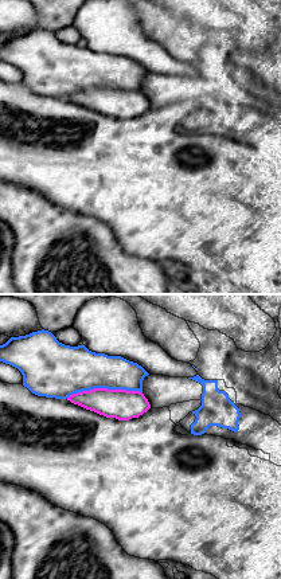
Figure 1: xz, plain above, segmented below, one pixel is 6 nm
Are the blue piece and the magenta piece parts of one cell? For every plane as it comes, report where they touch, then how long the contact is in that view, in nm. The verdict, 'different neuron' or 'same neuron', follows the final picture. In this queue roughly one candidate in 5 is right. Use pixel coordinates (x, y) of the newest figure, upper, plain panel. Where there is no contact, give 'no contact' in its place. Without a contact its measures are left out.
contact (104, 86); length 460 nm

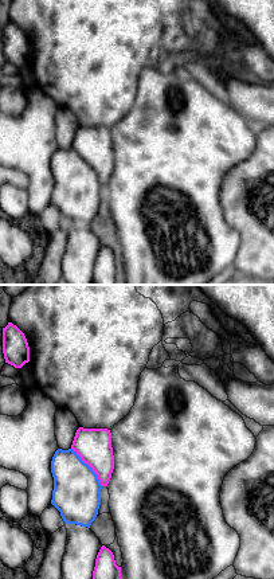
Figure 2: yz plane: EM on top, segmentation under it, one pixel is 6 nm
contact (89, 165); length 300 nm

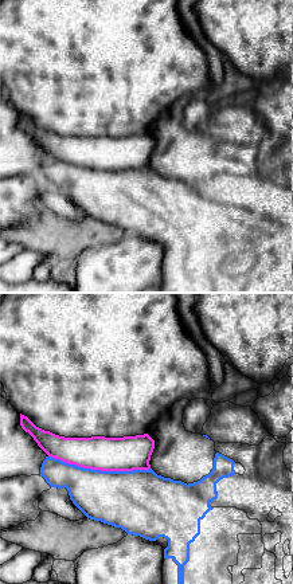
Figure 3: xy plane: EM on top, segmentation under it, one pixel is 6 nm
contact (100, 169); length 600 nm

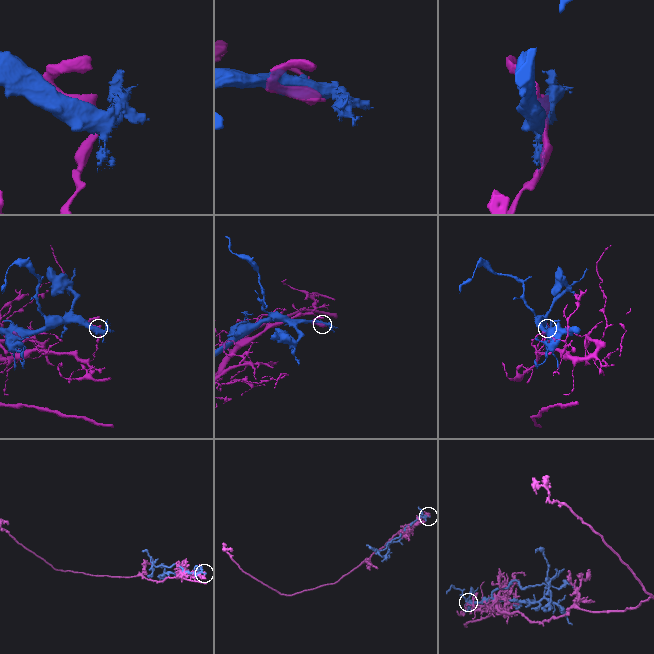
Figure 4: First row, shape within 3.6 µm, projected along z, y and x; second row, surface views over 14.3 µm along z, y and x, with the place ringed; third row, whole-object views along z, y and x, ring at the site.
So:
different neuron

